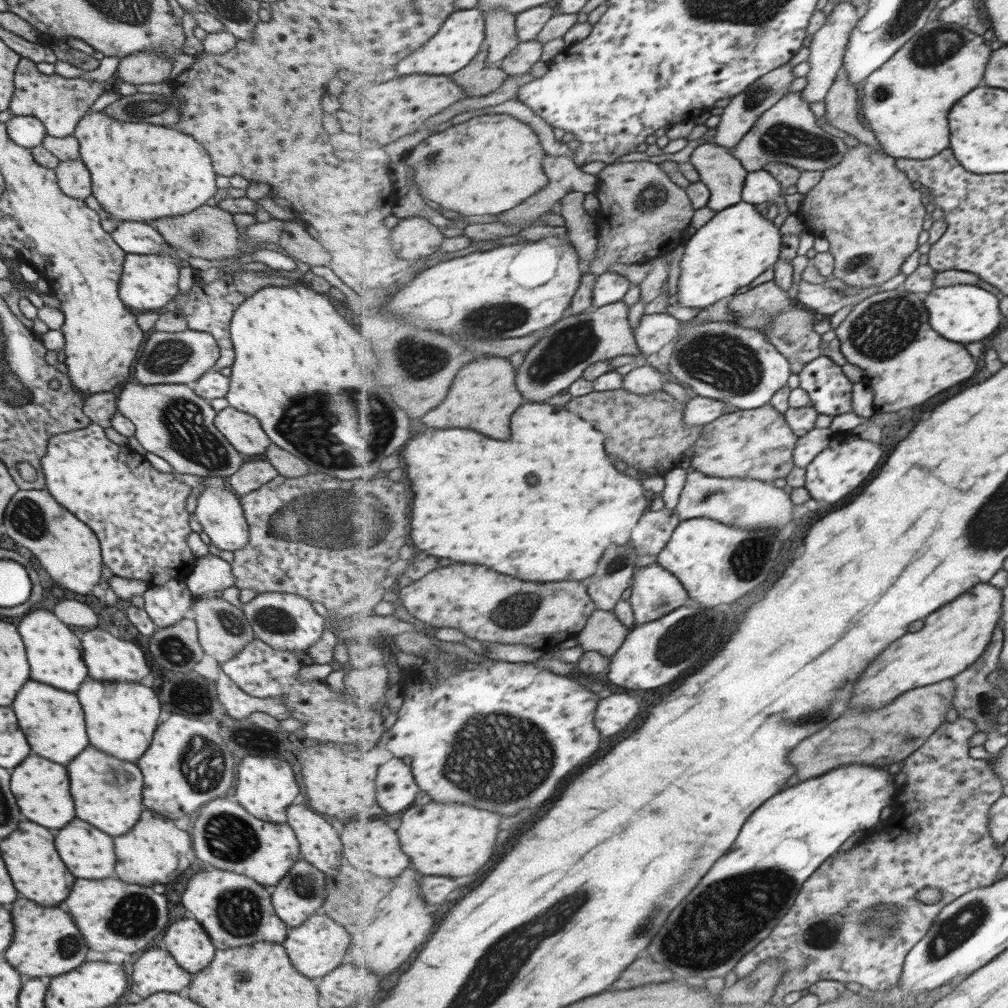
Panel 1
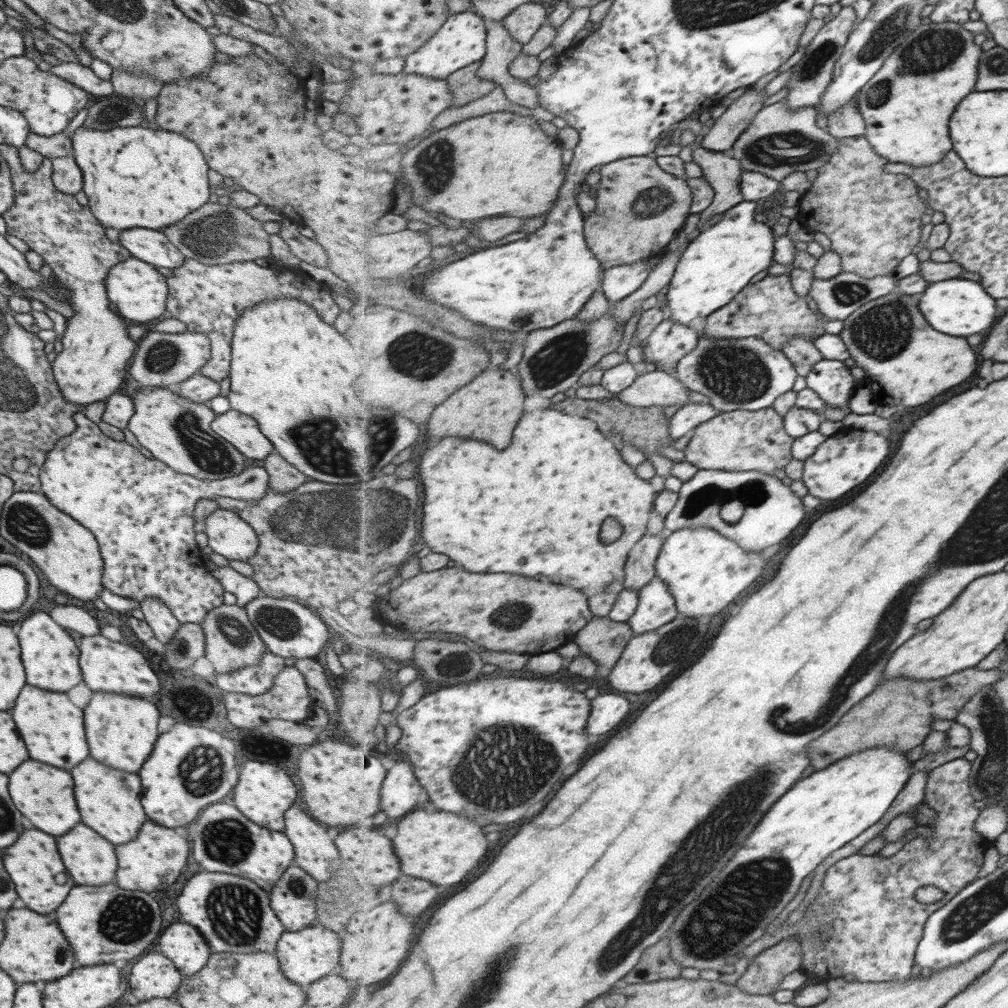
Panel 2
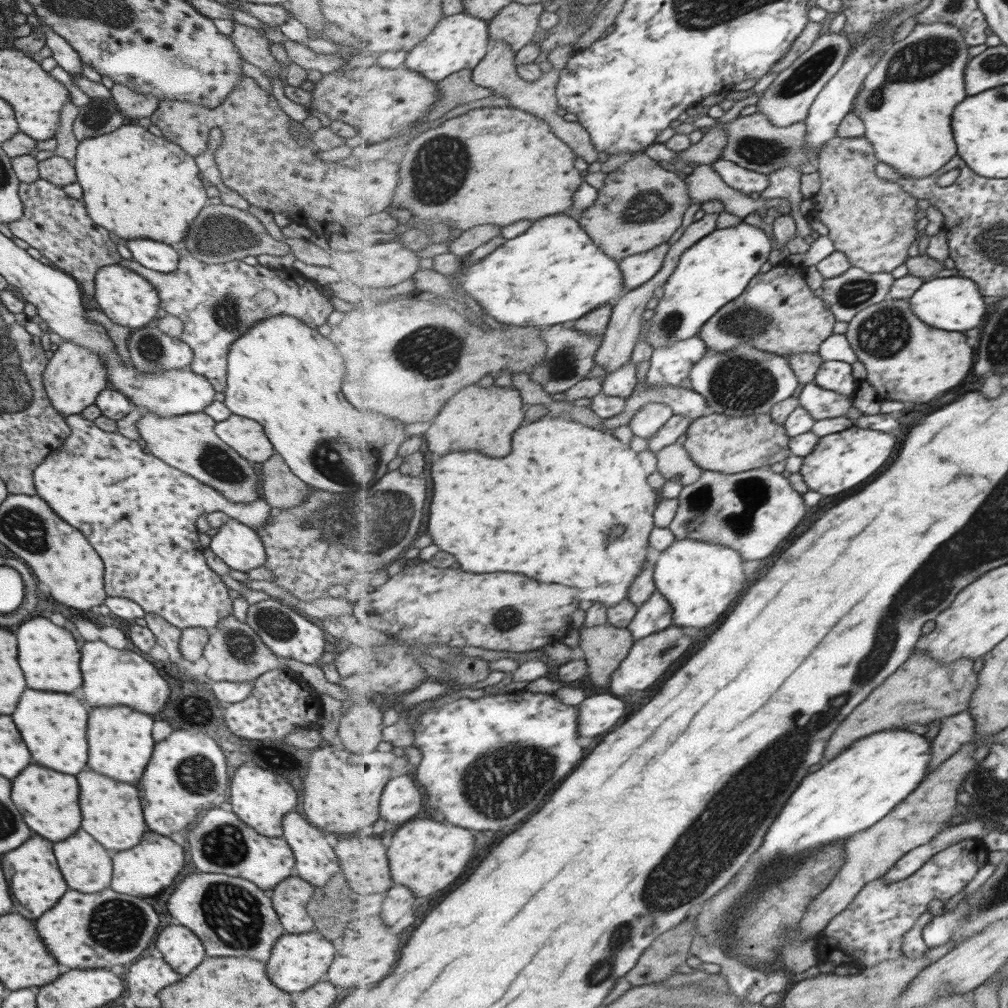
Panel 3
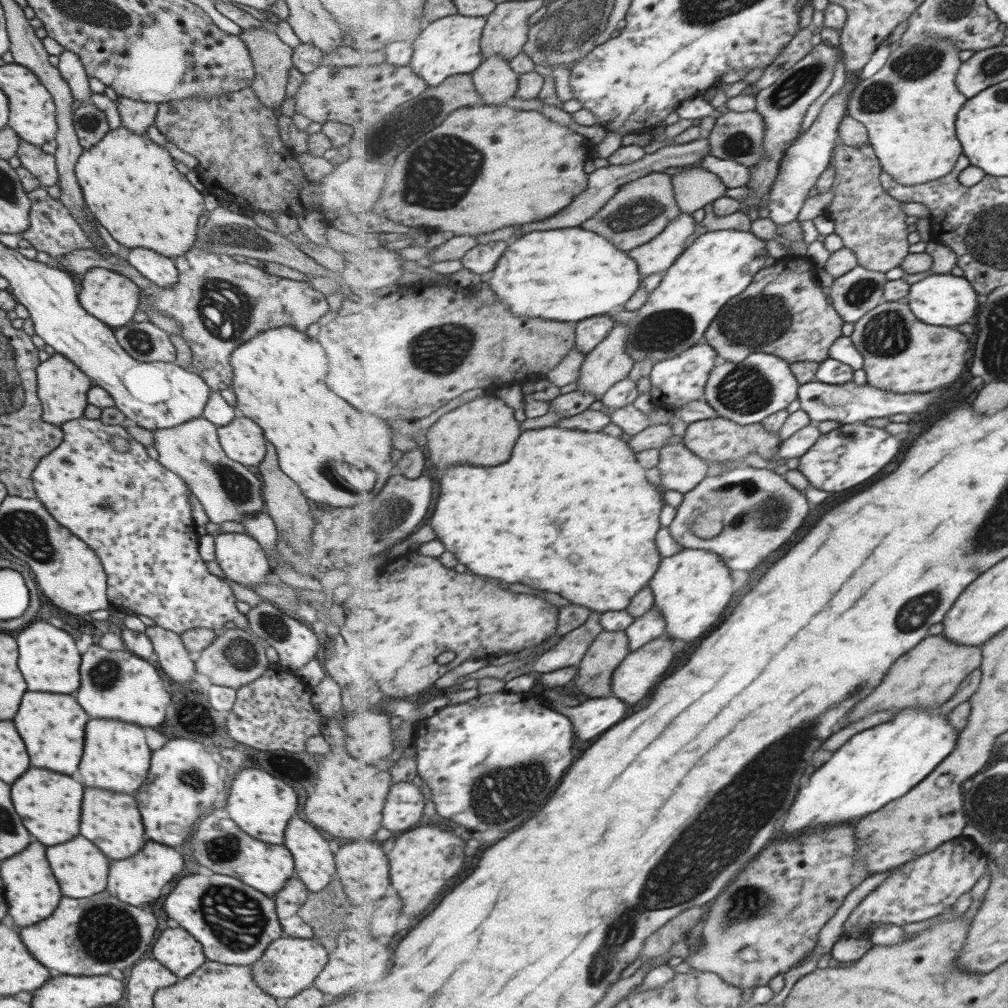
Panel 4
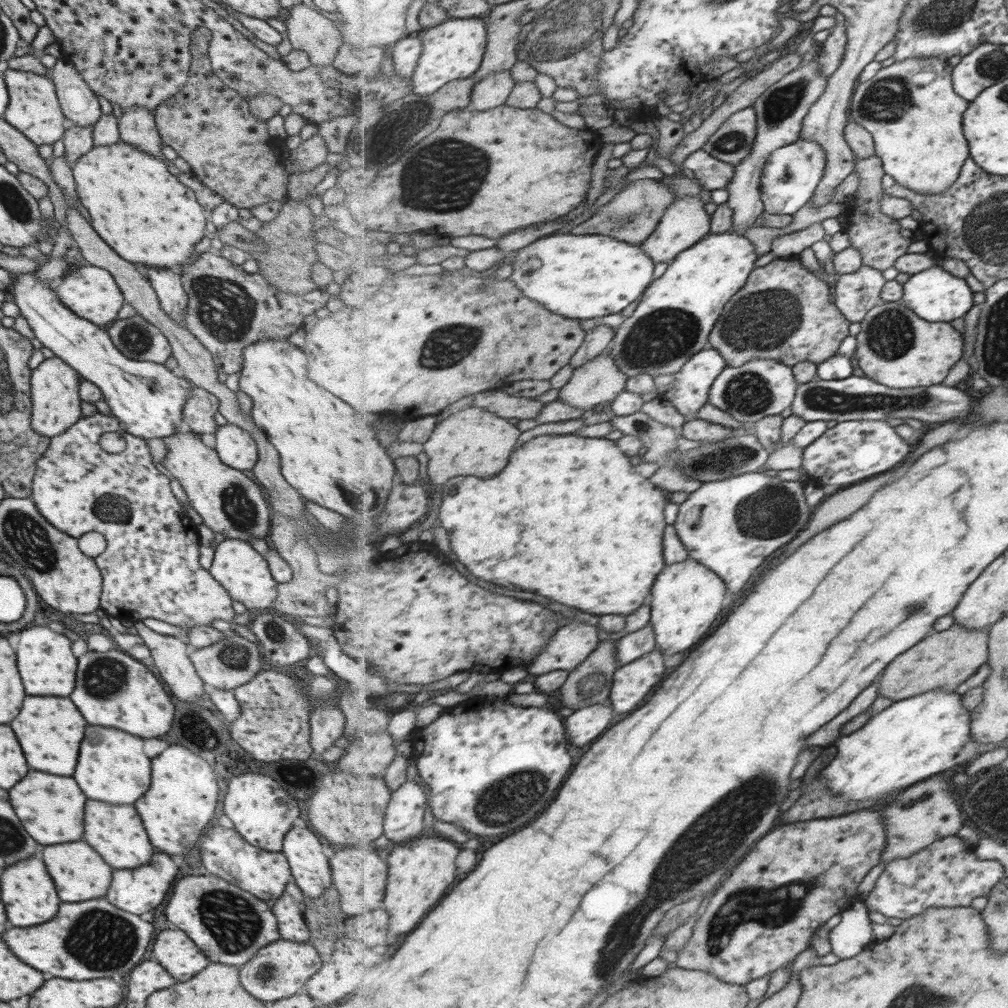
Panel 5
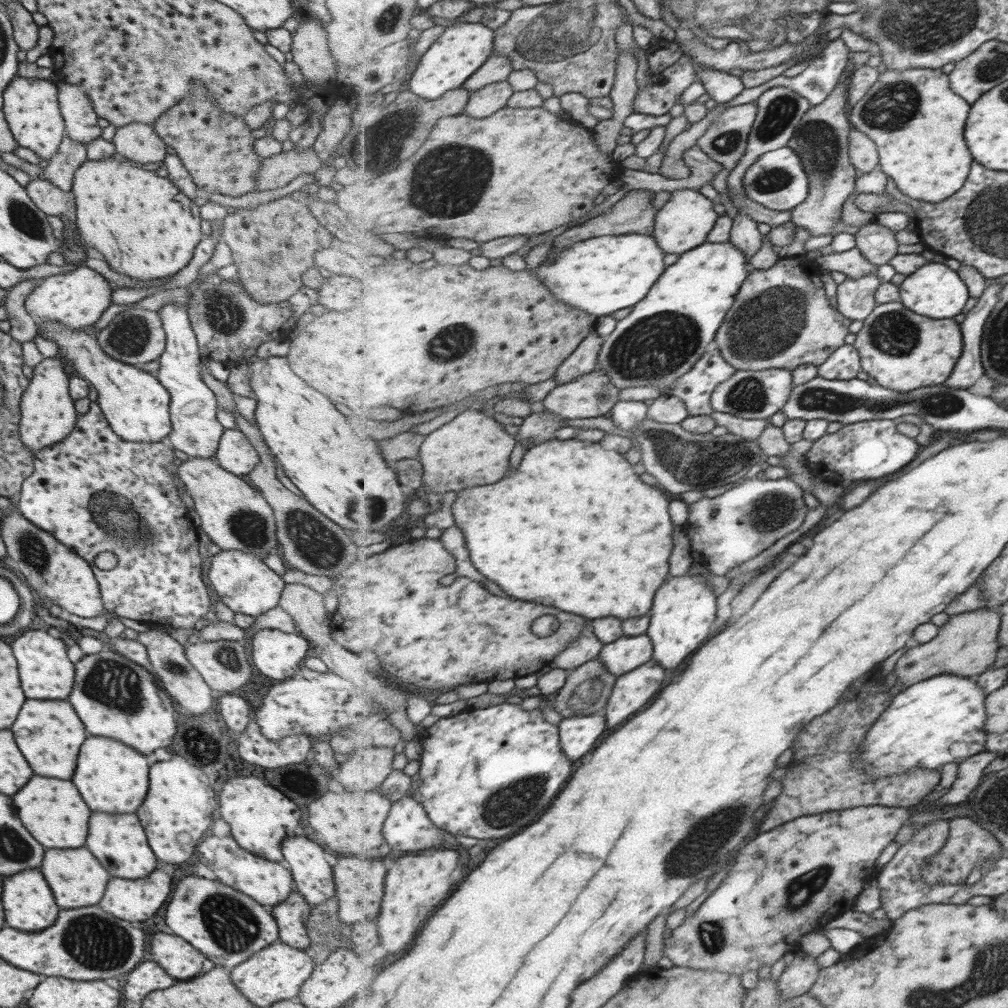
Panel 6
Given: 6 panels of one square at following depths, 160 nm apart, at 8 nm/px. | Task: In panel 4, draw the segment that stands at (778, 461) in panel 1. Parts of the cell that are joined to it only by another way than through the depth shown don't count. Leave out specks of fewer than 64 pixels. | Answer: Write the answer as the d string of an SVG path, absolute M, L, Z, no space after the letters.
M719 417L701 420L689 425L683 443L697 456L710 463L722 462L725 464L726 462L743 460L750 454L759 454L763 458L773 458L784 441L779 433L765 430L763 423L743 426L730 419Z

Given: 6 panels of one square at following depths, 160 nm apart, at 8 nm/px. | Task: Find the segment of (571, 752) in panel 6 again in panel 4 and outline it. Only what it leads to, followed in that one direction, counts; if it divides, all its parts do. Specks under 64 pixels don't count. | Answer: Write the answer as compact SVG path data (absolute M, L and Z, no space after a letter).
M615 696L592 698L572 708L555 704L555 708L573 720L581 740L591 740L607 732L627 716L627 704Z

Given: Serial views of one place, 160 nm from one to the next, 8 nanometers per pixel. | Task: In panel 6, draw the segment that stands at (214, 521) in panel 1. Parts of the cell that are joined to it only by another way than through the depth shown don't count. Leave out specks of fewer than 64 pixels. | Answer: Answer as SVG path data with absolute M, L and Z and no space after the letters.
M220 550L209 559L208 579L220 601L229 610L256 617L278 604L285 582L255 554L240 550Z

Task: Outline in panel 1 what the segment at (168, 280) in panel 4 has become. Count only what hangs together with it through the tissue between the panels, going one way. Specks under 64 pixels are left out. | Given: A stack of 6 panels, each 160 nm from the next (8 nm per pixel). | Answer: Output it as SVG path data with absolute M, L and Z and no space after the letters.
M118 221L110 235L127 254L160 255L167 250L166 242L149 223Z

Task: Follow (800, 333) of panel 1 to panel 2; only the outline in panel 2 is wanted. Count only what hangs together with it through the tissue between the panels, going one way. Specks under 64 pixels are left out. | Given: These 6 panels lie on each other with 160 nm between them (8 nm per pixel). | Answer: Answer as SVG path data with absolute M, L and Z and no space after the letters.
M795 335L783 347L782 351L794 363L799 376L806 377L813 367L824 359L823 353L817 348L814 341L803 335Z

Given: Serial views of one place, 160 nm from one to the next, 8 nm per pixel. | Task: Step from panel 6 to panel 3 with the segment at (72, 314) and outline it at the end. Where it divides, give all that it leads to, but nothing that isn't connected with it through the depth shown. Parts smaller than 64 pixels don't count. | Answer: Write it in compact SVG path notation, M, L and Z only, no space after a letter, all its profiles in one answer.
M118 264L102 266L95 273L94 300L101 312L115 324L127 326L131 330L151 325L159 310L159 297L155 287L151 286L140 274Z

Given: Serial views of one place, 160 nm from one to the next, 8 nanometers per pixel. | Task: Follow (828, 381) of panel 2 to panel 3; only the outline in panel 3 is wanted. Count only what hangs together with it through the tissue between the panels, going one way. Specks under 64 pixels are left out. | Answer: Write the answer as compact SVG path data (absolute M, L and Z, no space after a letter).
M832 360L824 361L819 367L814 382L825 390L831 390L843 396L849 396L859 389L855 380L853 378L853 370L851 370L851 364Z

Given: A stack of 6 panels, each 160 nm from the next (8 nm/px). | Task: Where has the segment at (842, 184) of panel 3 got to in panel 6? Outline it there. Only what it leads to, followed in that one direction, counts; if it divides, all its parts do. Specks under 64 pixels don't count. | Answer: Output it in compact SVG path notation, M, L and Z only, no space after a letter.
M875 221L869 222L861 226L855 234L857 247L873 264L877 266L890 264L900 253L895 233Z

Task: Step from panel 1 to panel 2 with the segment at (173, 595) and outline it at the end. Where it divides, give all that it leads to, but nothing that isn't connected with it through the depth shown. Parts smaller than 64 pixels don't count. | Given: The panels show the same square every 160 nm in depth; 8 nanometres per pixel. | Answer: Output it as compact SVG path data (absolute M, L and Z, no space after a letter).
M147 597L138 602L144 621L149 625L154 637L165 644L179 628L179 621L159 599Z

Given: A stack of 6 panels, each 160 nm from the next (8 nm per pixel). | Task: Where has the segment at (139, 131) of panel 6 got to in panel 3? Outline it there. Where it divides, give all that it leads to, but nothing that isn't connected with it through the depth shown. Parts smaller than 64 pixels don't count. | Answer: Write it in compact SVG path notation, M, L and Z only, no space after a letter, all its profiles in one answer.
M119 83L111 86L109 98L117 105L125 119L132 123L141 117L149 118L159 101L157 97L135 92Z

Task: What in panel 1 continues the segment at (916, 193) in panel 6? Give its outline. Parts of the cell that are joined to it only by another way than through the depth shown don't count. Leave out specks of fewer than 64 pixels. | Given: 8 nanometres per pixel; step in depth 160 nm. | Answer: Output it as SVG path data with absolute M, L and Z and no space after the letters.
M941 20L932 21L931 24L927 24L927 30L920 30L909 42L903 46L898 53L895 53L891 57L891 61L887 62L882 69L873 72L871 77L867 78L865 84L863 84L864 92L864 117L868 119L870 128L876 136L876 140L879 142L881 148L884 152L891 156L897 158L908 158L917 160L927 160L937 156L939 152L943 152L945 148L951 146L951 130L949 130L949 112L951 108L965 96L969 94L971 90L975 90L981 82L983 82L983 76L986 76L986 69L990 63L990 58L993 51L989 47L989 43L983 38L982 35L975 34L971 30L967 30L961 25L955 23L946 23Z

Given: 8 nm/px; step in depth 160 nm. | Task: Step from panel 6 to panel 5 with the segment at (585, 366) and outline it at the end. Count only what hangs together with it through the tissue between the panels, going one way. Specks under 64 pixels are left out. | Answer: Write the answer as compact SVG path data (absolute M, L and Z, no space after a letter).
M598 324L595 328L586 332L586 340L578 348L578 352L572 358L571 366L579 368L591 362L596 356L606 352L610 342L615 338L616 331L606 325Z

